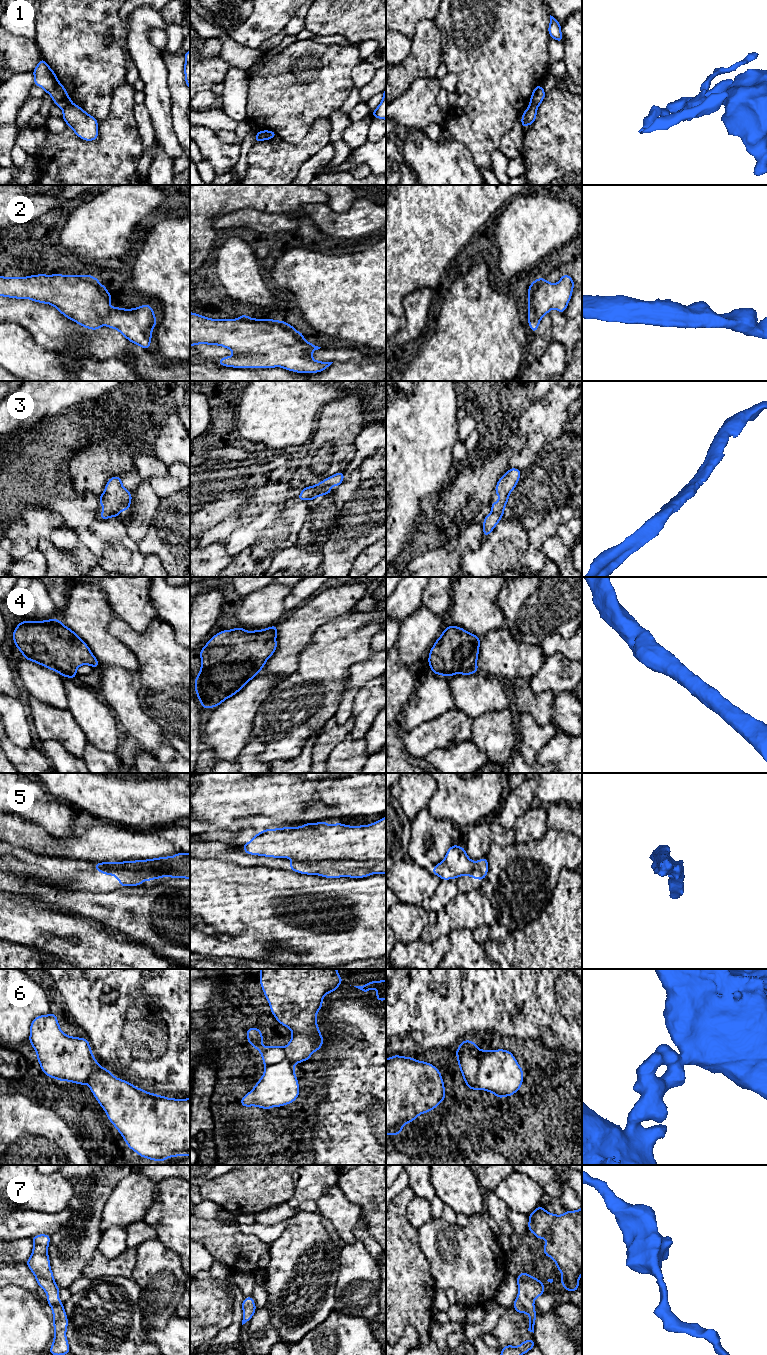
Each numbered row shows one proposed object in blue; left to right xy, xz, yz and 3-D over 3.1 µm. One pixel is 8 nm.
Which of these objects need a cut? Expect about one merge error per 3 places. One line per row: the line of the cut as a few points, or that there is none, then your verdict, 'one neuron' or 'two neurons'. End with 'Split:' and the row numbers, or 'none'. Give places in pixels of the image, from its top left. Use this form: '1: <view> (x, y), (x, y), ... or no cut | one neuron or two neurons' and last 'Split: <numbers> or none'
1: xy (71, 102), (63, 109) | two neurons
2: no cut | one neuron
3: no cut | one neuron
4: no cut | one neuron
5: xz (291, 859), (385, 860) | two neurons
6: xy (99, 1065), (93, 1070), (86, 1082) | two neurons
7: no cut | one neuron
Split: 1, 5, 6

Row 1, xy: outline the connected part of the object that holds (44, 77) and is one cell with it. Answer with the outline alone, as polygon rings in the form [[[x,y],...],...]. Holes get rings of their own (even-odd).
[[[43,58],[39,60],[32,73],[34,75],[34,85],[43,88],[52,97],[56,106],[64,109],[72,103],[65,87],[59,82],[55,72]]]

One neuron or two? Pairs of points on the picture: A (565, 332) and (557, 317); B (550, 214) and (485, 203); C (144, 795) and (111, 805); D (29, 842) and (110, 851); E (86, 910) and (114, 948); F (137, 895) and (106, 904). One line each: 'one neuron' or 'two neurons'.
A: one neuron
B: two neurons
C: one neuron
D: one neuron
E: two neurons
F: one neuron

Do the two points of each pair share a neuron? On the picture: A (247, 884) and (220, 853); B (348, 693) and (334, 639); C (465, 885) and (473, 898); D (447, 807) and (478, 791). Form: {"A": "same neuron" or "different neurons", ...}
{"A": "different neurons", "B": "different neurons", "C": "different neurons", "D": "same neuron"}

